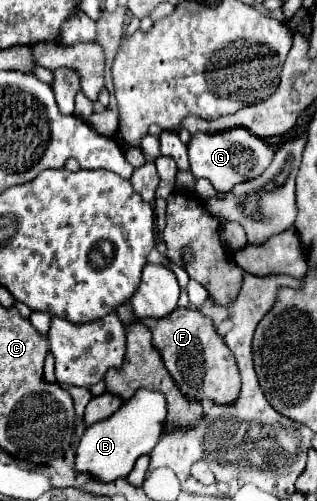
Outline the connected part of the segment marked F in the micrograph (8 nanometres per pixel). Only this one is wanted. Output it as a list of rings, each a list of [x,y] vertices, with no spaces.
[[[174,309],[174,313],[162,319],[142,319],[152,331],[152,345],[160,351],[166,369],[170,371],[176,387],[190,397],[190,401],[212,401],[216,405],[232,405],[240,393],[240,371],[232,351],[224,345],[224,339],[216,333],[212,319],[200,311]]]

